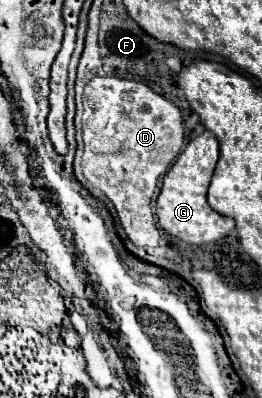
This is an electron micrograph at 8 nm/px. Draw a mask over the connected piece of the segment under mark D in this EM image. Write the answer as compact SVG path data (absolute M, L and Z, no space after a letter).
M96 77L84 89L84 177L116 207L120 225L138 247L160 245L162 233L154 223L150 199L160 175L180 153L184 125L180 109L148 85L120 77Z

